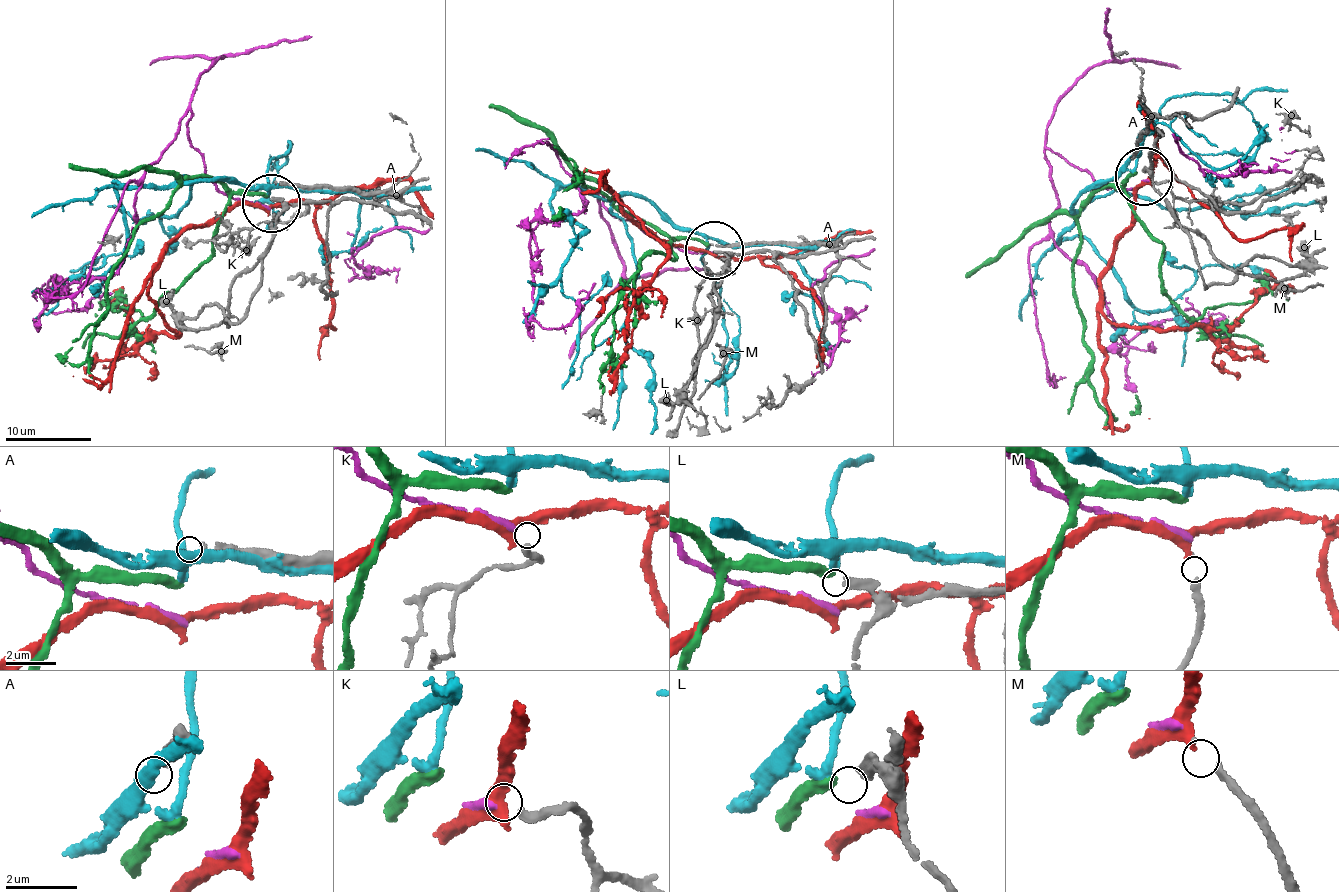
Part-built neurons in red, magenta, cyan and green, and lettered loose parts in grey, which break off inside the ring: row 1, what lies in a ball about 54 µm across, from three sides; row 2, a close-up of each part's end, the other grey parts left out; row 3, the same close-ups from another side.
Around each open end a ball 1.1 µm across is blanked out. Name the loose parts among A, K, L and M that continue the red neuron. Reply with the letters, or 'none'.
M

